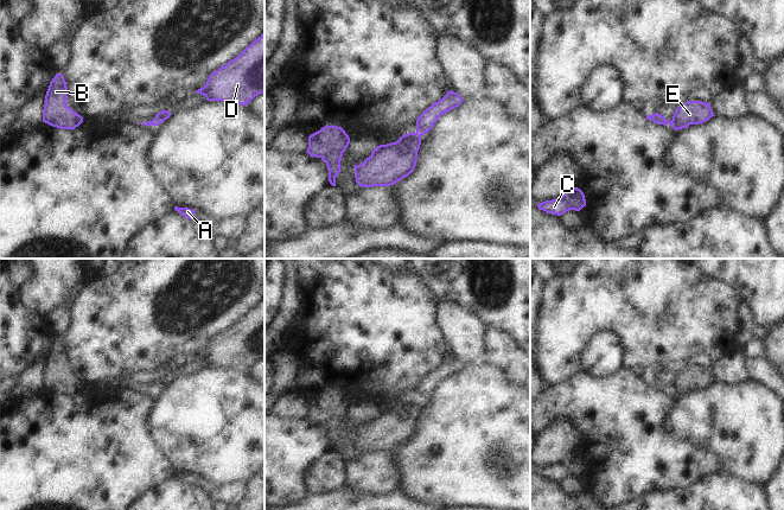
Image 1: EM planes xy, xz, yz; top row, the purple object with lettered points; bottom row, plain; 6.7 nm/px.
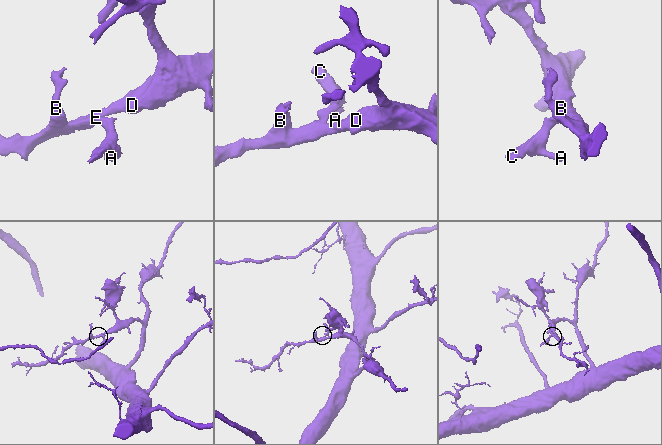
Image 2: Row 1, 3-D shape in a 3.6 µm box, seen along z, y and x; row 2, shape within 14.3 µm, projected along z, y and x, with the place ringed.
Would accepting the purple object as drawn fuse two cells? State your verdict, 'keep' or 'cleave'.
cleave

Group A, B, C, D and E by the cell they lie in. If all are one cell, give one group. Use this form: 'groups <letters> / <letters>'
groups A C / B D E

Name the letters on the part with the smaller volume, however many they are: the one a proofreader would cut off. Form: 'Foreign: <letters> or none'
Foreign: A, C

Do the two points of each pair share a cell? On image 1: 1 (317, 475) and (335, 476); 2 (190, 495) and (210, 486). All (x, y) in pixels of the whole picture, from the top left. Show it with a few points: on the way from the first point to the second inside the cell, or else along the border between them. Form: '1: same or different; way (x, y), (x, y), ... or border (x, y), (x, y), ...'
1: same; way (322, 475), (330, 475)
2: different; border (192, 484), (203, 489), (211, 497)

